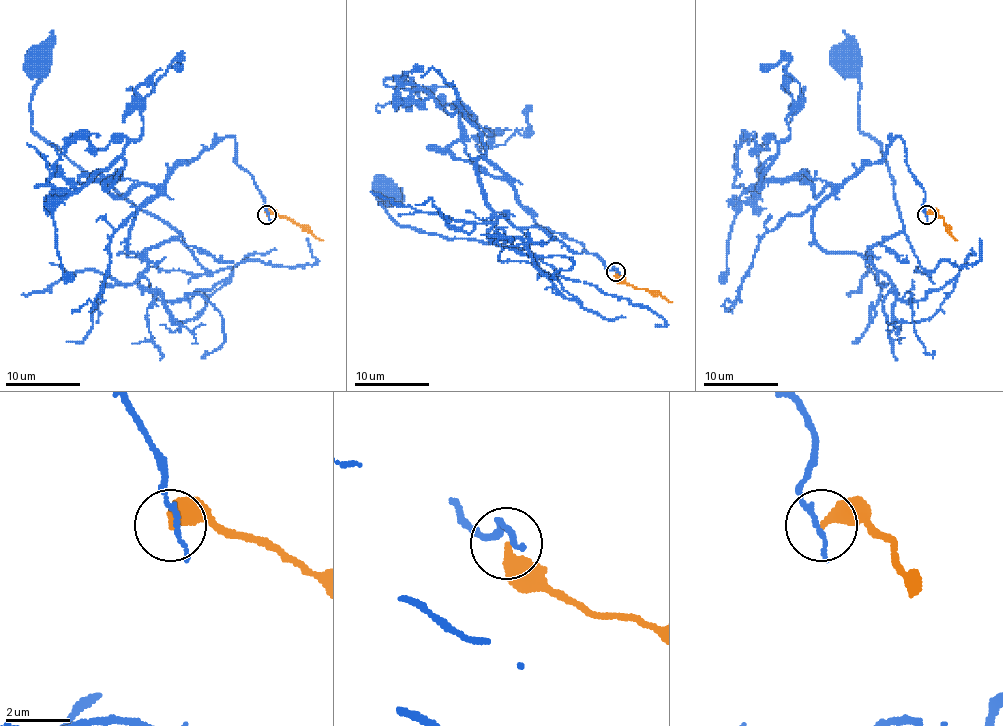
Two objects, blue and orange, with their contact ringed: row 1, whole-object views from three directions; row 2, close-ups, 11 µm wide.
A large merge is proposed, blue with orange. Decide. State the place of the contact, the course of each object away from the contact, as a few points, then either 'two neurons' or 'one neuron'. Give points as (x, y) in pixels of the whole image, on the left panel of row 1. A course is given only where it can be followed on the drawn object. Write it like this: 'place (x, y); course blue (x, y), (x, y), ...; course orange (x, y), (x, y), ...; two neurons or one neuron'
place (266, 214); course blue (267, 214), (235, 139), (220, 137), (141, 208), (128, 249), (141, 257), (179, 234), (32, 129), (36, 64); course orange (267, 214), (284, 216), (323, 240); two neurons

